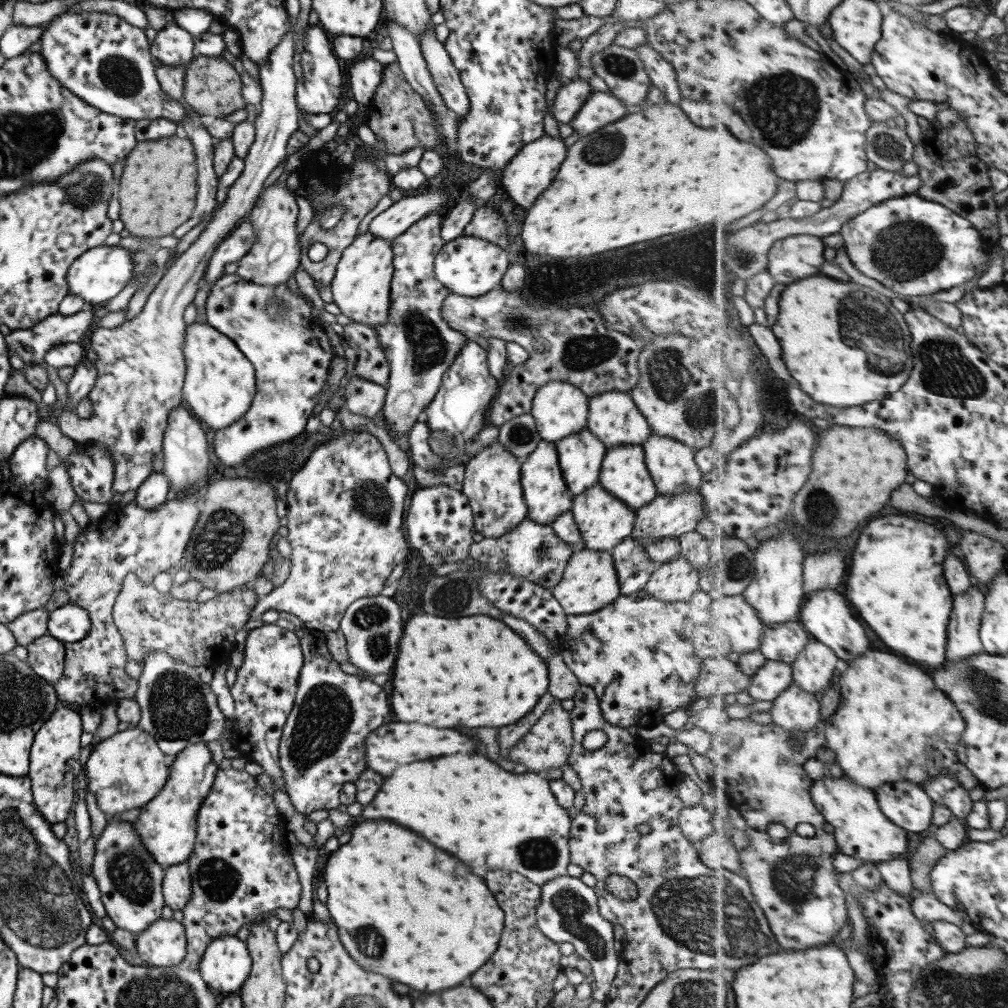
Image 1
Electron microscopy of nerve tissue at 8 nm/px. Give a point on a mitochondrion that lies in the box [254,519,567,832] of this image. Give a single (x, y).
(324, 716)

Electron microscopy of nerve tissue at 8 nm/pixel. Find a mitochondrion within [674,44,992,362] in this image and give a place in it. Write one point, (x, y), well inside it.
(784, 106)

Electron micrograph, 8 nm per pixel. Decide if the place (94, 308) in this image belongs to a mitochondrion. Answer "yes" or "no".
no

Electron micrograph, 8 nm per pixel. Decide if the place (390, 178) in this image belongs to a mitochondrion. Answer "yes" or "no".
no

